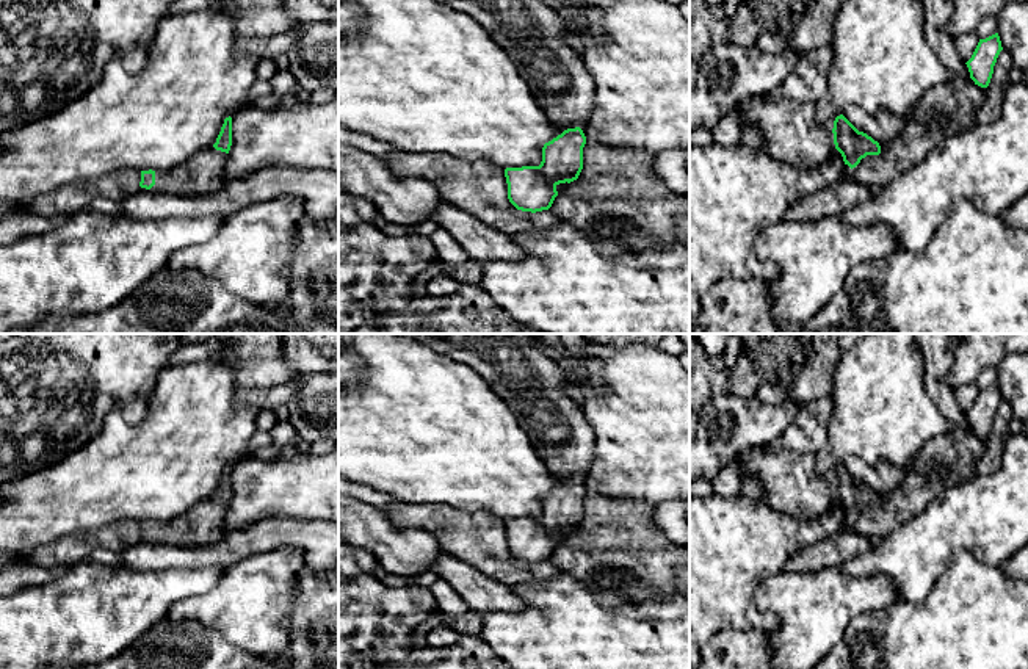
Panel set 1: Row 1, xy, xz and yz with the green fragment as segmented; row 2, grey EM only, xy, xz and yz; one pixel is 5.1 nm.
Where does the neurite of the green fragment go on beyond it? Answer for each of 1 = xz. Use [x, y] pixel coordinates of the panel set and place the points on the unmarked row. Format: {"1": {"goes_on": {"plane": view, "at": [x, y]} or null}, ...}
{"1": {"goes_on": {"plane": "xz", "at": [519, 370]}}}

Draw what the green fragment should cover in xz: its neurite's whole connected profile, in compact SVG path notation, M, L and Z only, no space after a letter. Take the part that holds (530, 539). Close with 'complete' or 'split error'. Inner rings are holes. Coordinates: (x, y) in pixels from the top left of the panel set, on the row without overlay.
M403 334L433 351L469 365L492 390L514 409L522 429L548 472L564 483L545 494L539 517L506 519L509 553L522 562L548 561L559 534L578 530L583 520L586 487L581 478L595 459L595 434L581 404L563 393L567 385L564 370L536 343L538 334Z | split error

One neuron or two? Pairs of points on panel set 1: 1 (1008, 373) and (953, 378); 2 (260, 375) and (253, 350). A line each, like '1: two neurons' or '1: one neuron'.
1: two neurons
2: one neuron

